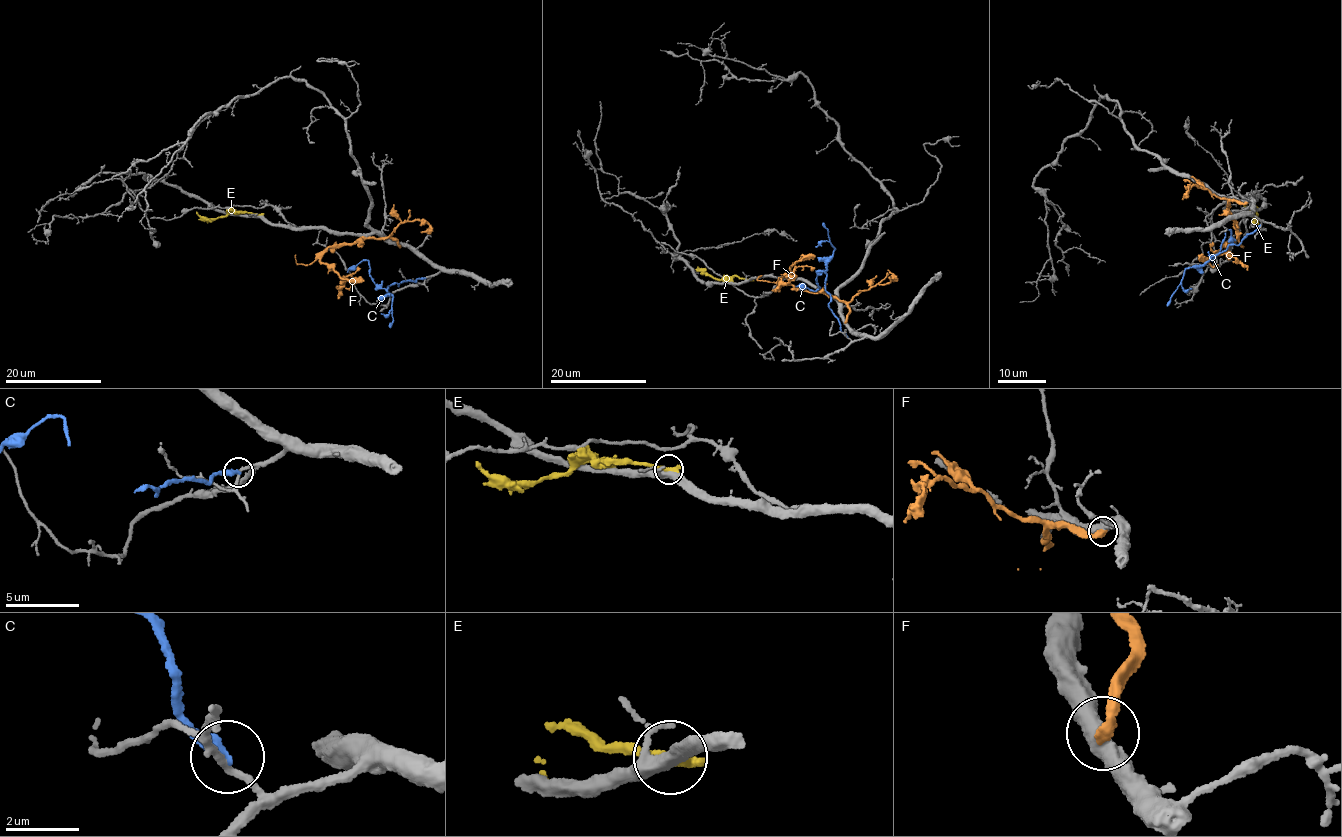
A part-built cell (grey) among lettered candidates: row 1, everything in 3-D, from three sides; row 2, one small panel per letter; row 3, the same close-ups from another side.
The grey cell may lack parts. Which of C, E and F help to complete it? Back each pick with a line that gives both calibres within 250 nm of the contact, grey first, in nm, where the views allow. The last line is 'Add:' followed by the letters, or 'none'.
Add: none

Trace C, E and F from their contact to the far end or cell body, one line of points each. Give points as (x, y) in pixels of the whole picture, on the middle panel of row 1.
C: (847, 336), (830, 307), (831, 294), (826, 290), (827, 263), (834, 249), (823, 223)
E: (749, 279), (735, 276), (712, 278), (698, 267)
F: (845, 322), (849, 307), (843, 302), (779, 283), (793, 264), (794, 276), (772, 290)

